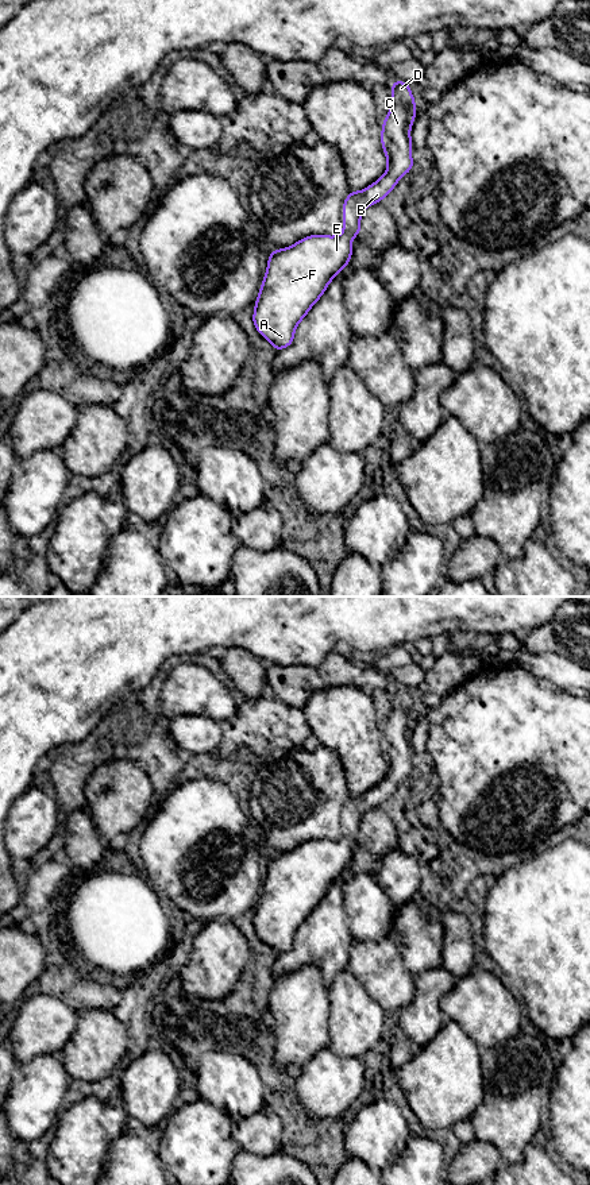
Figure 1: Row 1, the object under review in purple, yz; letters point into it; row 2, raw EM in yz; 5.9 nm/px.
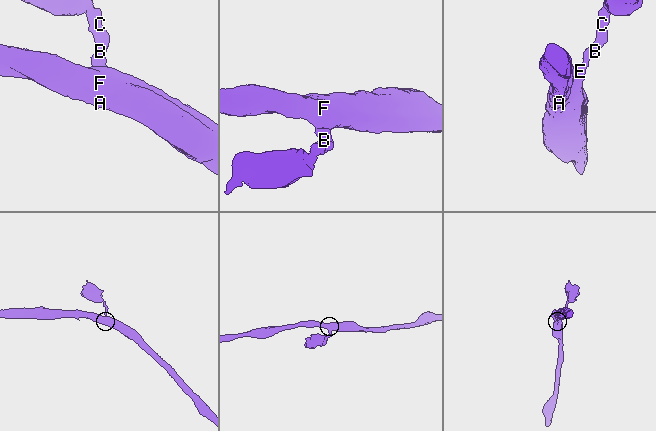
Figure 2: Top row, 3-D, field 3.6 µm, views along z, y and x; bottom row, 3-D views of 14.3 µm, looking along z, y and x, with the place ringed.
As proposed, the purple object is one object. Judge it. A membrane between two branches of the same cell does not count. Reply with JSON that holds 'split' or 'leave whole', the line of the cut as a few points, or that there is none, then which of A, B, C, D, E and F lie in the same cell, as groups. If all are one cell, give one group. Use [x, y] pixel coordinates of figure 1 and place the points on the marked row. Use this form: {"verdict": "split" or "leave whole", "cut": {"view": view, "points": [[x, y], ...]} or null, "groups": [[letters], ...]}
{"verdict": "leave whole", "cut": null, "groups": [["A", "B", "C", "D", "E", "F"]]}

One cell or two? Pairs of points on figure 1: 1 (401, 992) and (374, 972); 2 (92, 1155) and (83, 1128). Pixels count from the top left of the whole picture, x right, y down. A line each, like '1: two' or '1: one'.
1: one
2: one

